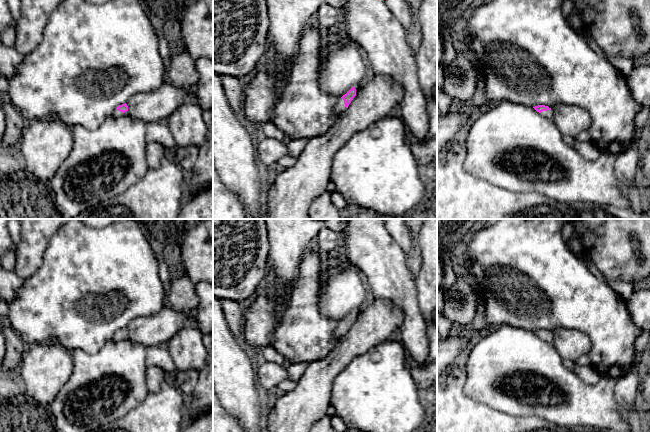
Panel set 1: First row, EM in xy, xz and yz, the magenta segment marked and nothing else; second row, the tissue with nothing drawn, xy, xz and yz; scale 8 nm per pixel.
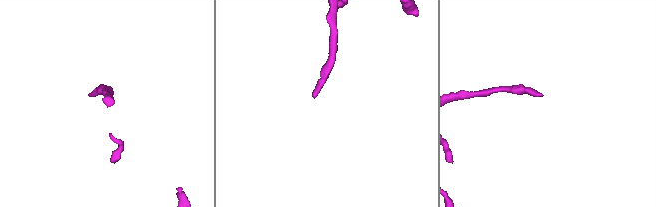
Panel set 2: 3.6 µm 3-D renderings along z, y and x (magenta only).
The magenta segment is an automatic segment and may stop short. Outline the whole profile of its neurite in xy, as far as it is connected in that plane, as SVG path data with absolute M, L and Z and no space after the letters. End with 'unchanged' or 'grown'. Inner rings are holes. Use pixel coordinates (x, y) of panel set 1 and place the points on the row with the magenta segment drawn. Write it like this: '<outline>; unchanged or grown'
M122 104L122 105L119 105L114 111L113 113L111 114L112 117L120 117L120 116L123 116L123 115L126 115L128 114L128 106L127 104Z; grown

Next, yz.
M538 105L533 108L546 119L553 121L553 112L552 112L551 108L549 108L548 106Z; grown

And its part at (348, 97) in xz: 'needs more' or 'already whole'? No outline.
needs more

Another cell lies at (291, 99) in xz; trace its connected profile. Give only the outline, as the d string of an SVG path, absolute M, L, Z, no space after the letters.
M314 21L304 33L297 55L286 68L278 70L268 63L259 69L244 87L242 112L246 119L258 124L273 123L291 140L311 140L328 132L339 116L334 111L338 97L320 89L318 76L330 44L322 39Z

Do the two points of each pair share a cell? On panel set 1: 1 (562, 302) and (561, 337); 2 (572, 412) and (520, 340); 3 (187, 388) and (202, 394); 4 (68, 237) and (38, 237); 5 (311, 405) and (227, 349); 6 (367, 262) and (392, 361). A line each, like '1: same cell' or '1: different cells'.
1: different cells
2: same cell
3: different cells
4: different cells
5: different cells
6: different cells

